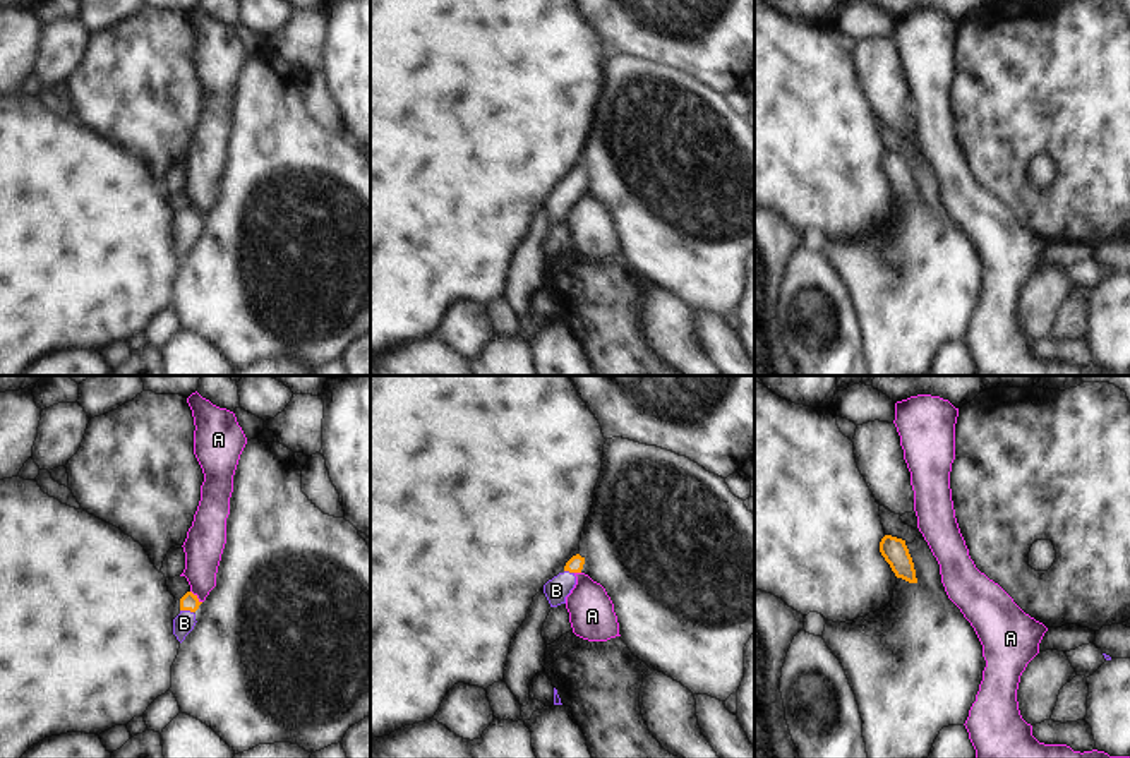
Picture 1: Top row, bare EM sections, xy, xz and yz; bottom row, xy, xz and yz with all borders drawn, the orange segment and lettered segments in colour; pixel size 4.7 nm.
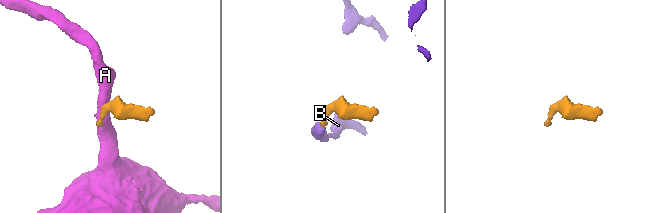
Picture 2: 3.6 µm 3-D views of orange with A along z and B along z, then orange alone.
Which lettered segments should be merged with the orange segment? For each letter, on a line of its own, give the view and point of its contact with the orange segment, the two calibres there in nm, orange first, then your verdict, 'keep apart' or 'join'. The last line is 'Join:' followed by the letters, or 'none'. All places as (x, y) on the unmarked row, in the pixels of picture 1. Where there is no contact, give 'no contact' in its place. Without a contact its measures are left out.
A: contact xy (196, 213); calibres 80 and 180 nm; keep apart
B: contact xy (187, 225); calibres 80 and 100 nm; join
Join: B

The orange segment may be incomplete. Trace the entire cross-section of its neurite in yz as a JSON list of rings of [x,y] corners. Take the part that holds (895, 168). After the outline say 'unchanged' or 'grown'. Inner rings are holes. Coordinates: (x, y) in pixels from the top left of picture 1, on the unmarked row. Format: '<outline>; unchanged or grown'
[[[885,151],[880,158],[880,168],[897,194],[902,194],[909,199],[917,199],[914,178],[905,156]]]; unchanged

